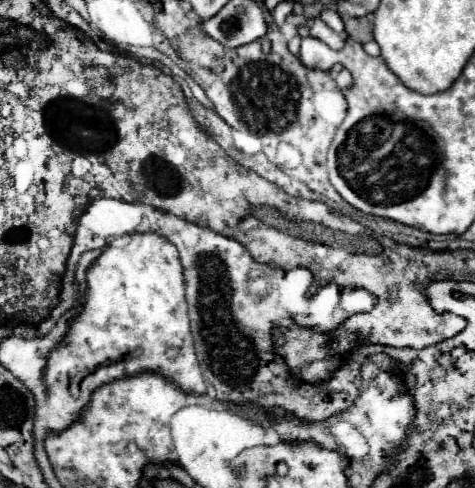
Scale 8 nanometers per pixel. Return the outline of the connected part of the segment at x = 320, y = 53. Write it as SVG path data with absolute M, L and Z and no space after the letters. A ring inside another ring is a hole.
M306 37L306 39L302 39L298 59L302 65L306 65L310 69L318 68L328 71L330 68L326 67L327 63L324 61L332 61L332 51L322 41L318 41L314 37Z

